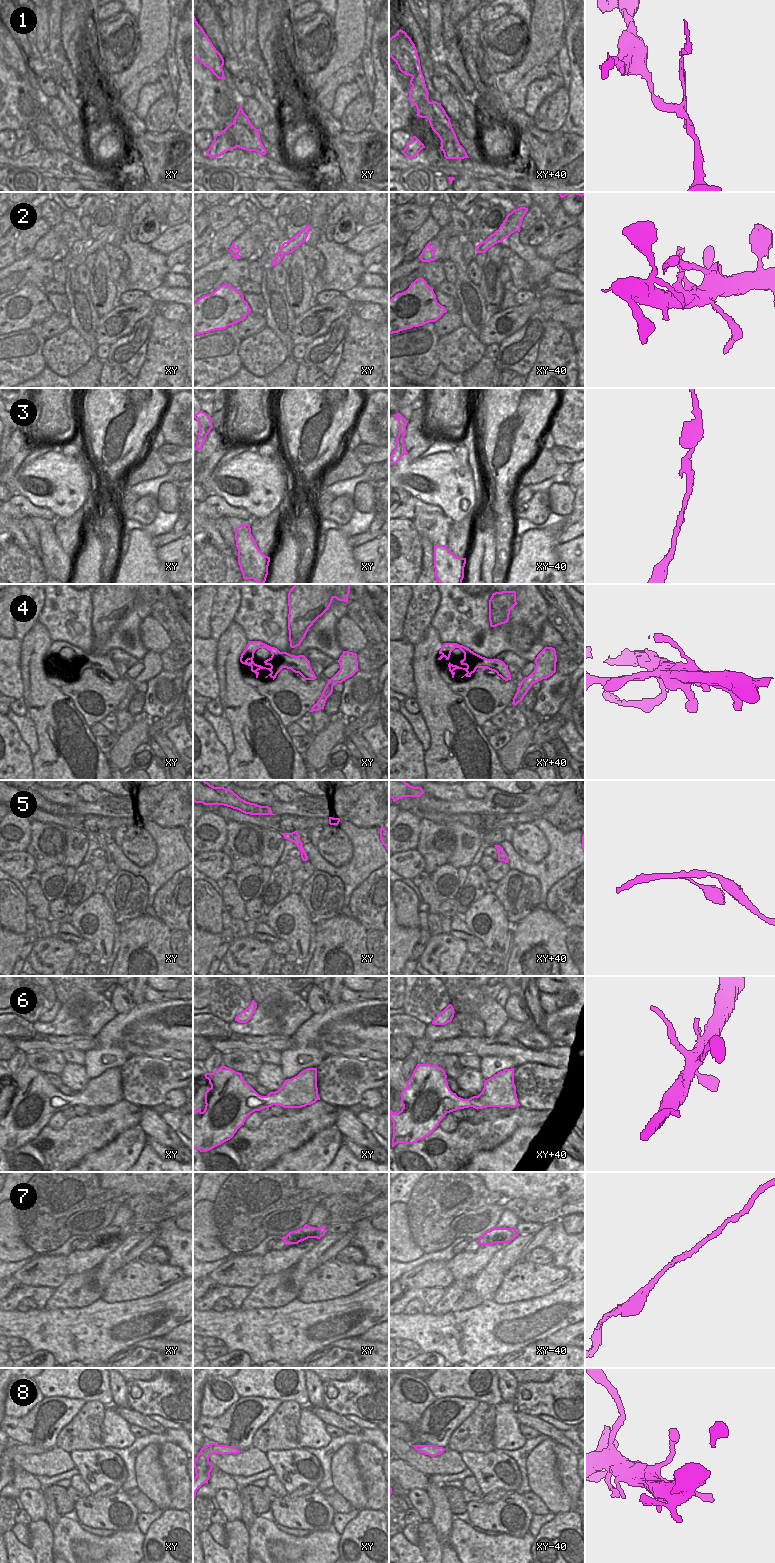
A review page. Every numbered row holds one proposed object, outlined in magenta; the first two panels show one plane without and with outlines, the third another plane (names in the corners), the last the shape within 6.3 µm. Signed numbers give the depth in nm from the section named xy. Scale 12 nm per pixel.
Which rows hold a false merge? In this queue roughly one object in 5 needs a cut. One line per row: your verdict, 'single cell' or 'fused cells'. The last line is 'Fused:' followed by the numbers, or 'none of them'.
1: fused cells
2: single cell
3: single cell
4: single cell
5: single cell
6: single cell
7: single cell
8: single cell
Fused: 1

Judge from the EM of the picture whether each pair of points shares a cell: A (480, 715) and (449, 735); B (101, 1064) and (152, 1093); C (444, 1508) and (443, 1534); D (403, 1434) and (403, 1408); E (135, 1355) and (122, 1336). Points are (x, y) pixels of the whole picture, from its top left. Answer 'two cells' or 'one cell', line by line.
A: two cells
B: two cells
C: one cell
D: two cells
E: two cells

